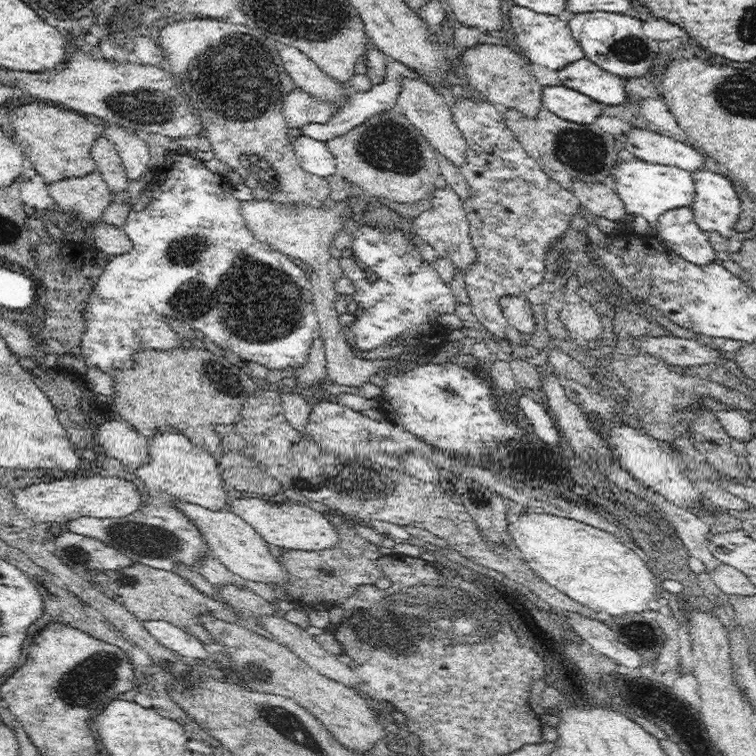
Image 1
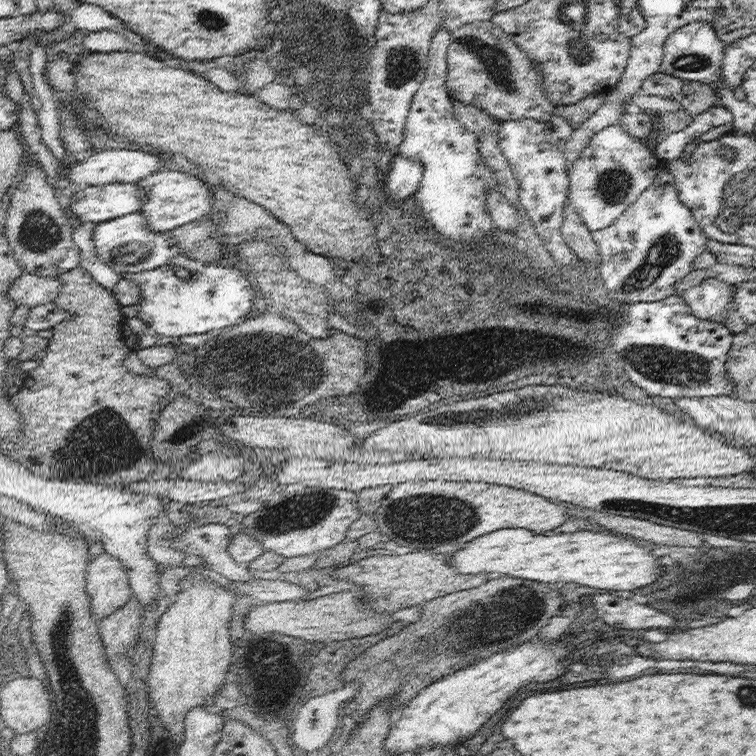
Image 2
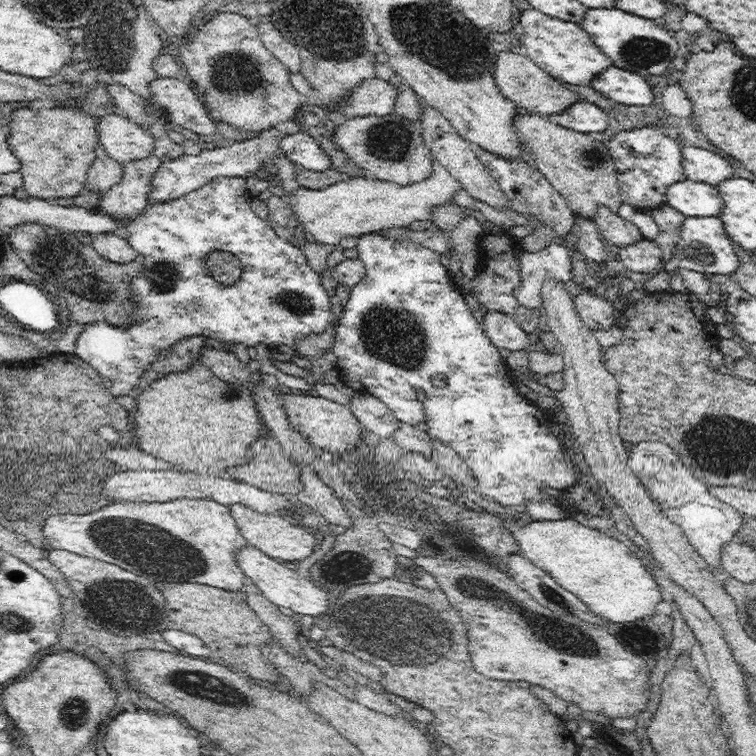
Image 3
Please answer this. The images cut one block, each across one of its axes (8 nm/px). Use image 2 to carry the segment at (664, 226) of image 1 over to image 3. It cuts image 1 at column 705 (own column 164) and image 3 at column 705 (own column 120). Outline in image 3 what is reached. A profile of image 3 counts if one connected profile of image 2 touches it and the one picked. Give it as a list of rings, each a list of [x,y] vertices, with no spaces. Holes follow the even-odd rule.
[[[706,216],[706,218],[686,218],[678,246],[674,246],[674,256],[666,264],[668,274],[672,268],[676,270],[694,270],[700,274],[710,274],[710,276],[730,276],[732,272],[738,270],[740,260],[734,254],[734,242],[726,238],[724,234],[724,224],[720,216]]]

